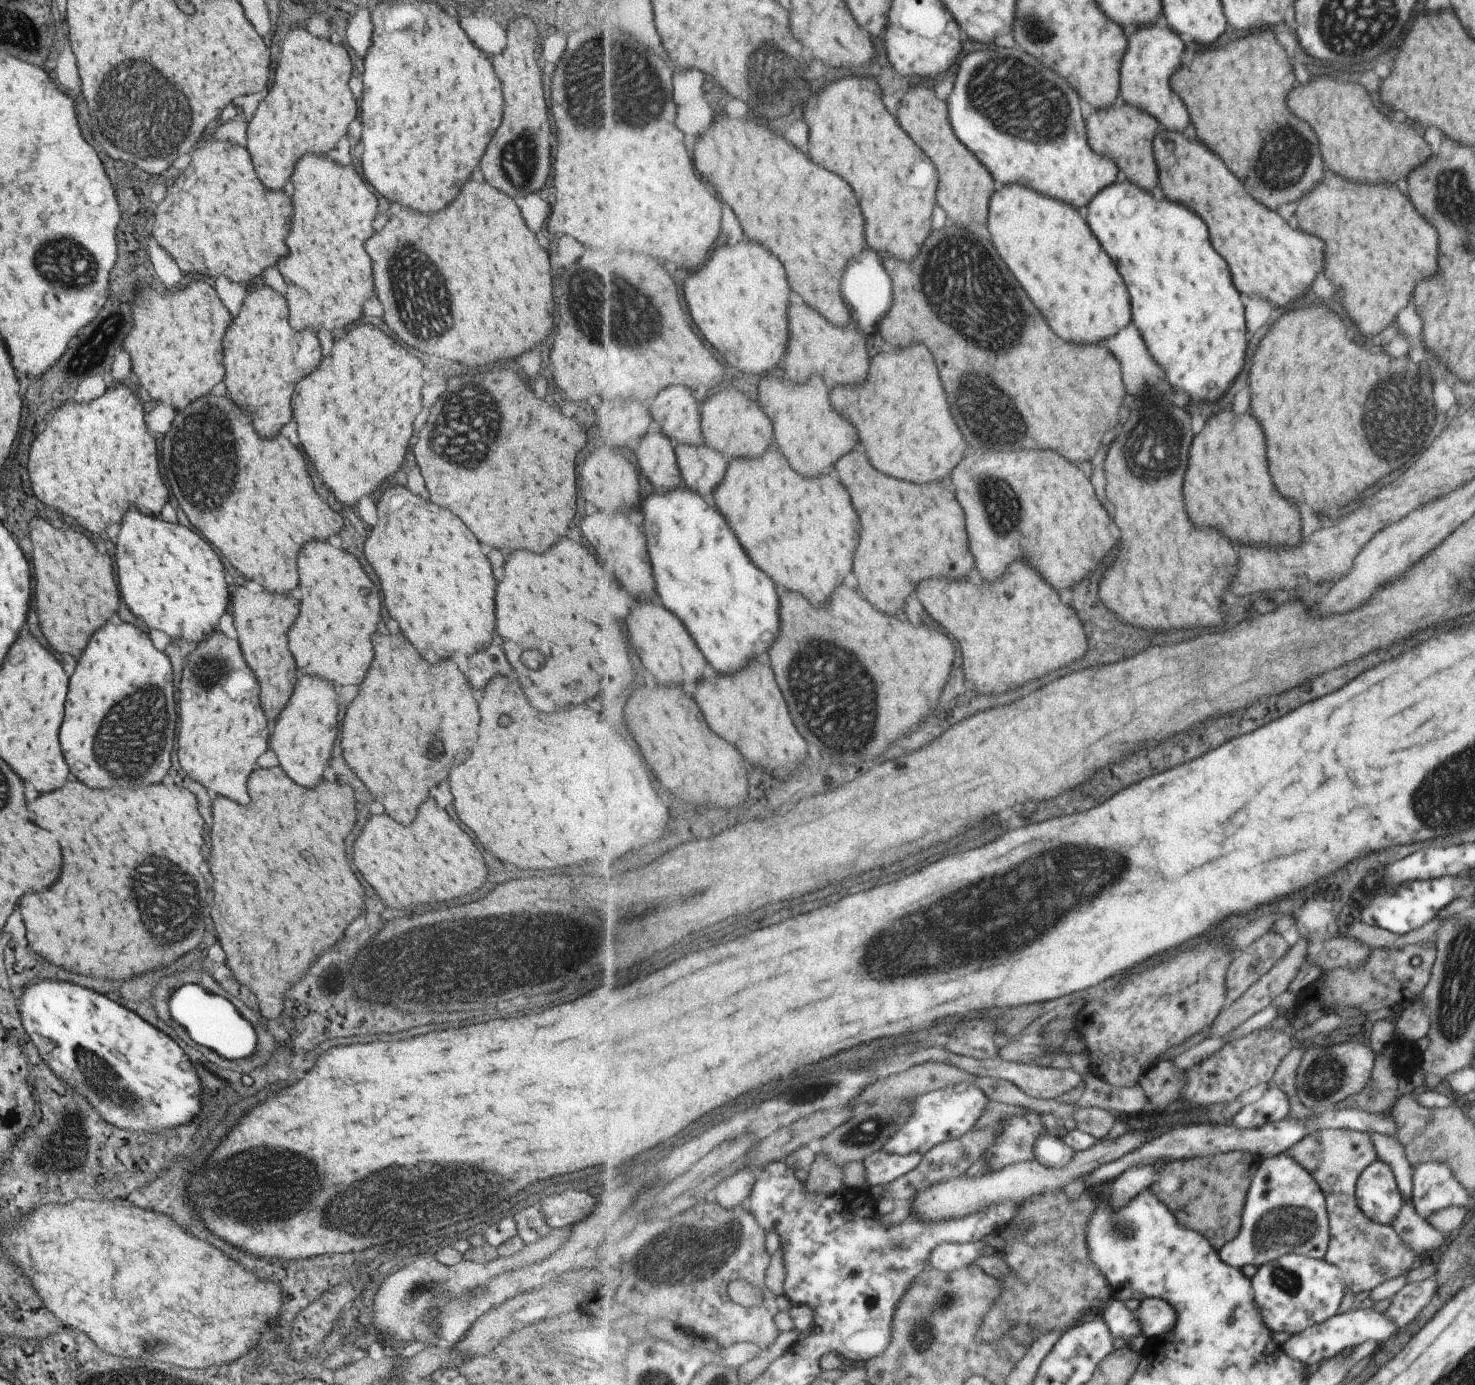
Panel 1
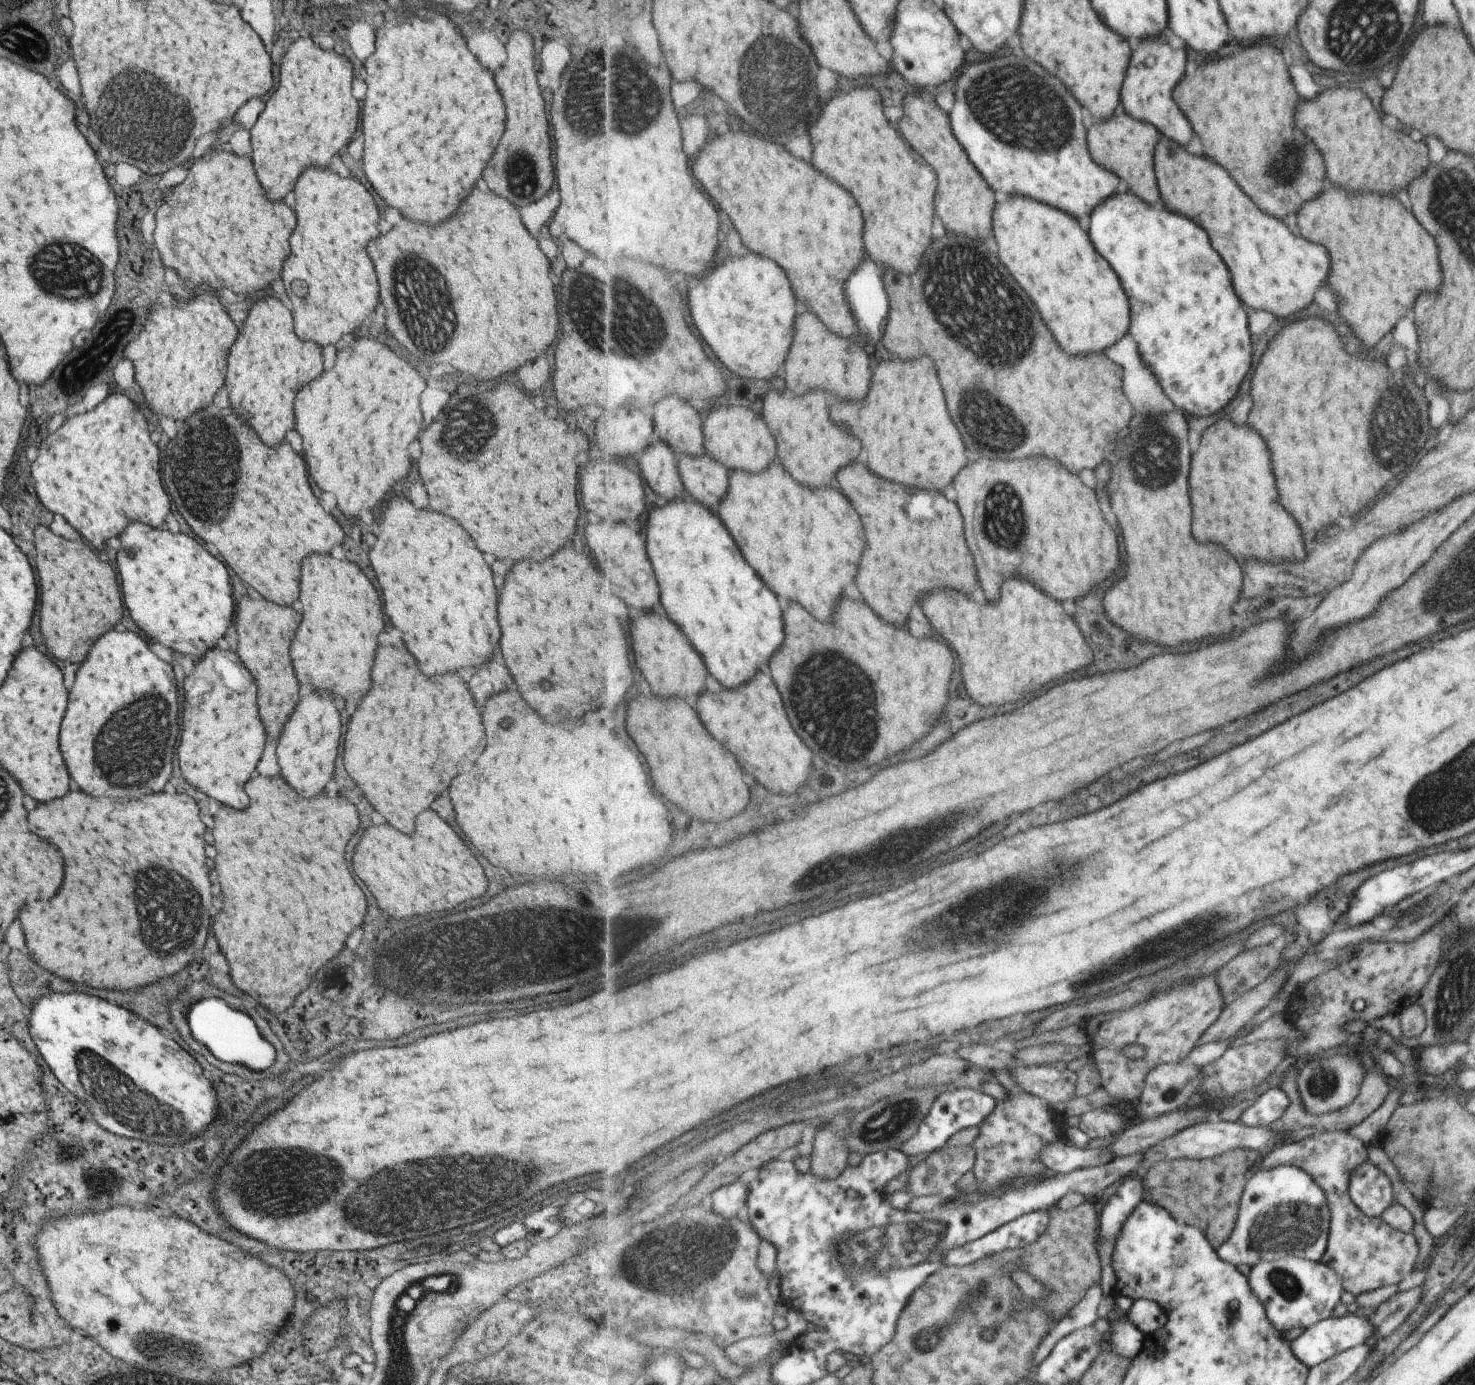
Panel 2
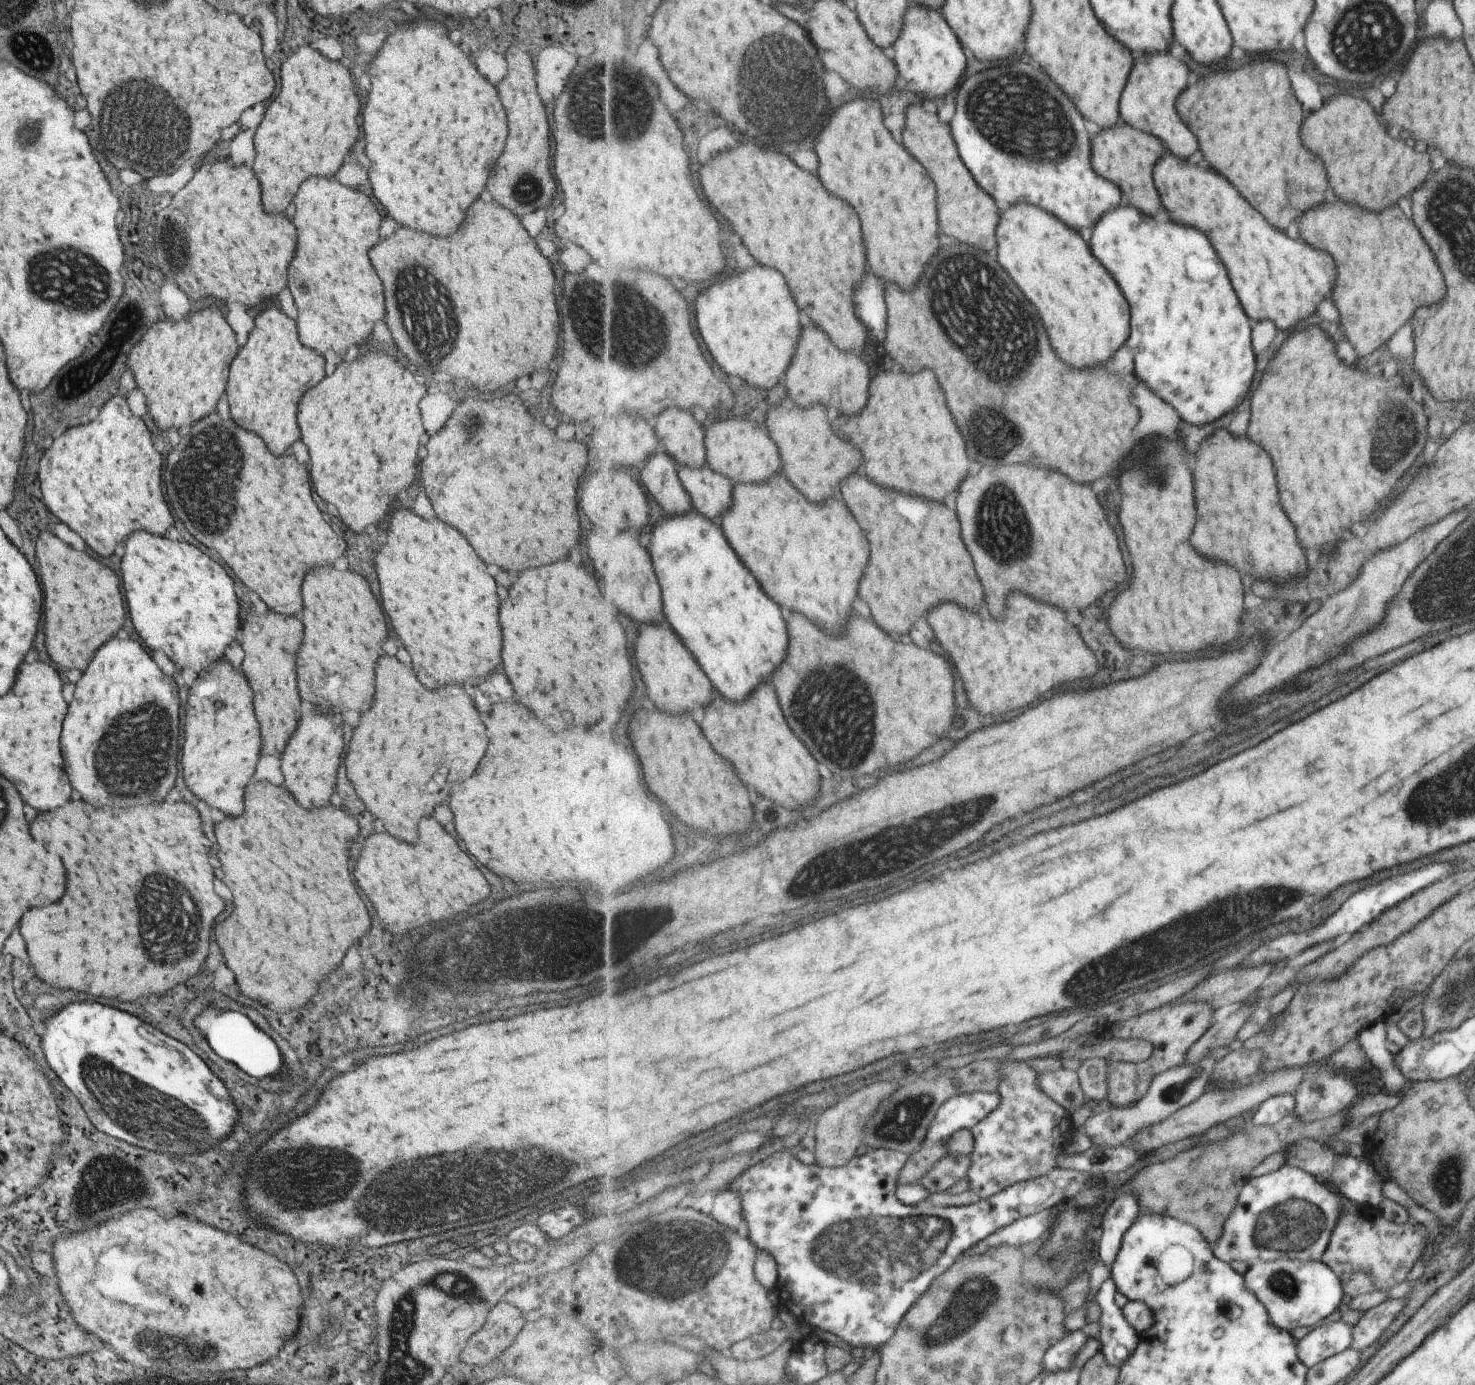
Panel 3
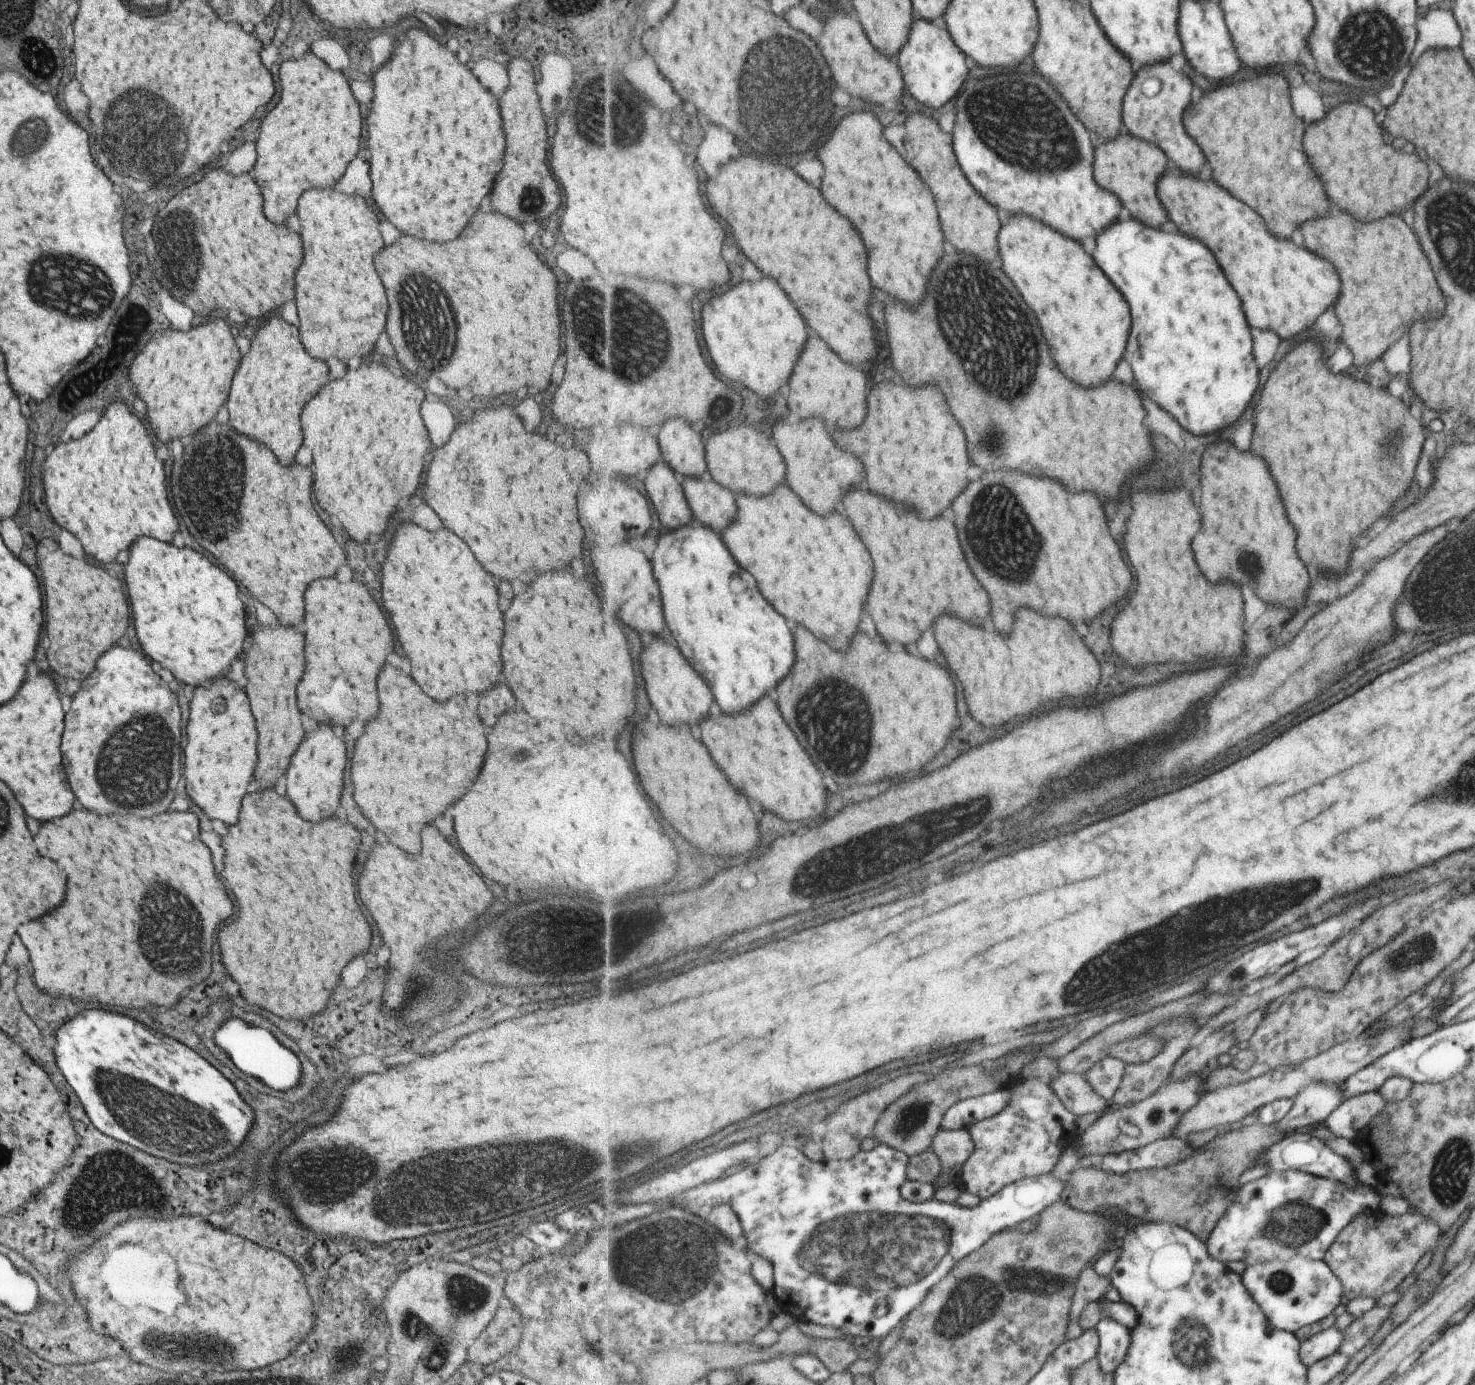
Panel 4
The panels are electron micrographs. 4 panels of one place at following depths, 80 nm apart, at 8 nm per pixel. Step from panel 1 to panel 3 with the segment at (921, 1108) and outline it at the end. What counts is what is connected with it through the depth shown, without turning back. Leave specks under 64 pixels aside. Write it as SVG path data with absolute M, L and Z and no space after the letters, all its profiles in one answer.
M977 1091L955 1095L939 1109L928 1130L926 1144L943 1142L957 1131L973 1128L1001 1104L1001 1094Z

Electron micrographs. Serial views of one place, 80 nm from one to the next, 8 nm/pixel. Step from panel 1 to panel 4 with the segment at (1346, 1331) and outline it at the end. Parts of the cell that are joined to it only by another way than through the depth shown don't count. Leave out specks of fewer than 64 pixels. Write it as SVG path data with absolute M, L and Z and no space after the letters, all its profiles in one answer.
M1331 1326L1305 1339L1299 1350L1302 1363L1308 1367L1310 1364L1335 1353L1341 1342L1340 1332Z

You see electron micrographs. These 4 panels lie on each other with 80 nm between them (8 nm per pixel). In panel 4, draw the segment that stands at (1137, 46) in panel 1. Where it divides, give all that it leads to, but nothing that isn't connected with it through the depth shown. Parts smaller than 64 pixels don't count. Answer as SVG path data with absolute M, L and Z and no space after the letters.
M1169 63L1137 69L1135 76L1123 103L1124 130L1162 148L1171 166L1177 166L1185 174L1199 176L1205 166L1205 154L1183 124L1185 110L1193 105L1193 82L1185 74L1177 74Z

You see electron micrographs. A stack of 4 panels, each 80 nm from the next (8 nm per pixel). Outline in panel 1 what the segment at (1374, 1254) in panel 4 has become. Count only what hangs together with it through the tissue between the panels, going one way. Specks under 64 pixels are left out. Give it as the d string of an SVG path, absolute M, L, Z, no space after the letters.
M1323 1129L1307 1133L1283 1154L1298 1162L1311 1175L1324 1194L1326 1215L1329 1217L1330 1240L1323 1260L1339 1270L1341 1282L1346 1285L1347 1290L1353 1293L1369 1292L1378 1284L1407 1273L1415 1260L1414 1252L1390 1225L1382 1225L1368 1218L1358 1207L1355 1198L1355 1188L1361 1172L1375 1160L1375 1150L1370 1141L1370 1133L1351 1129Z

